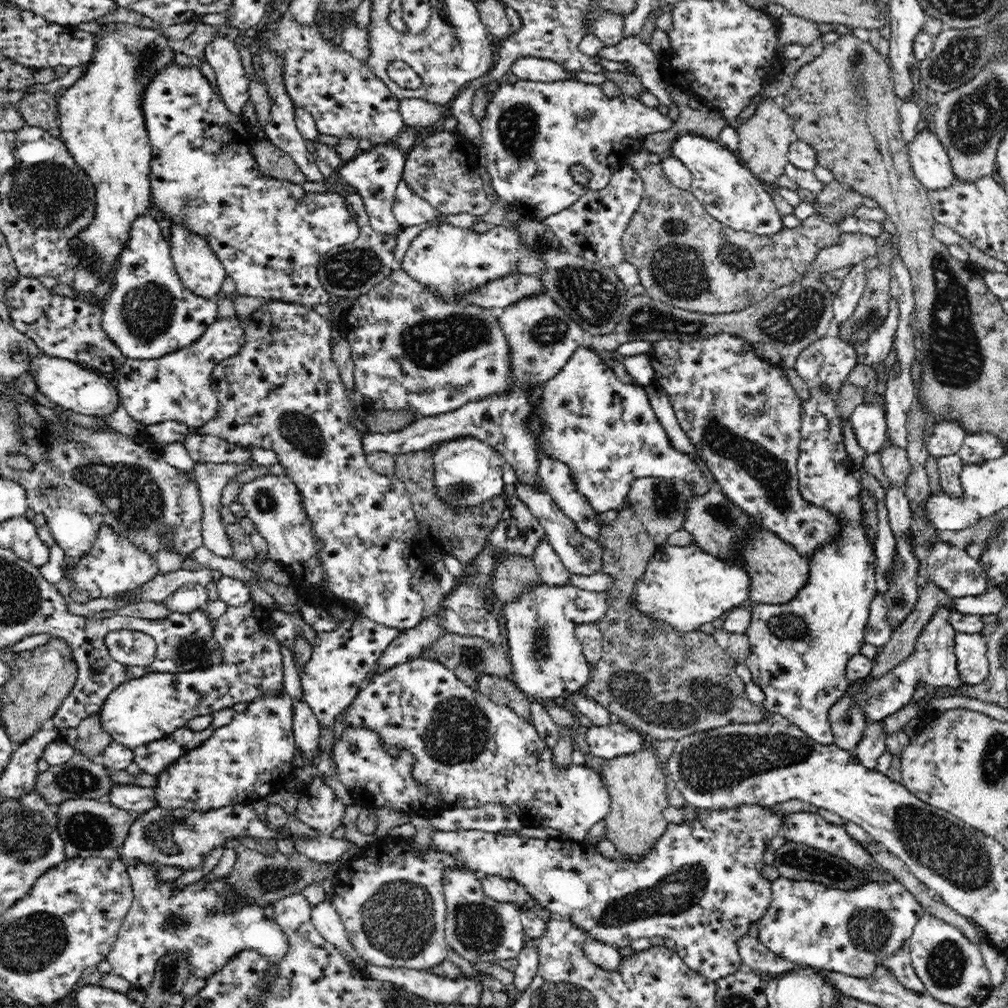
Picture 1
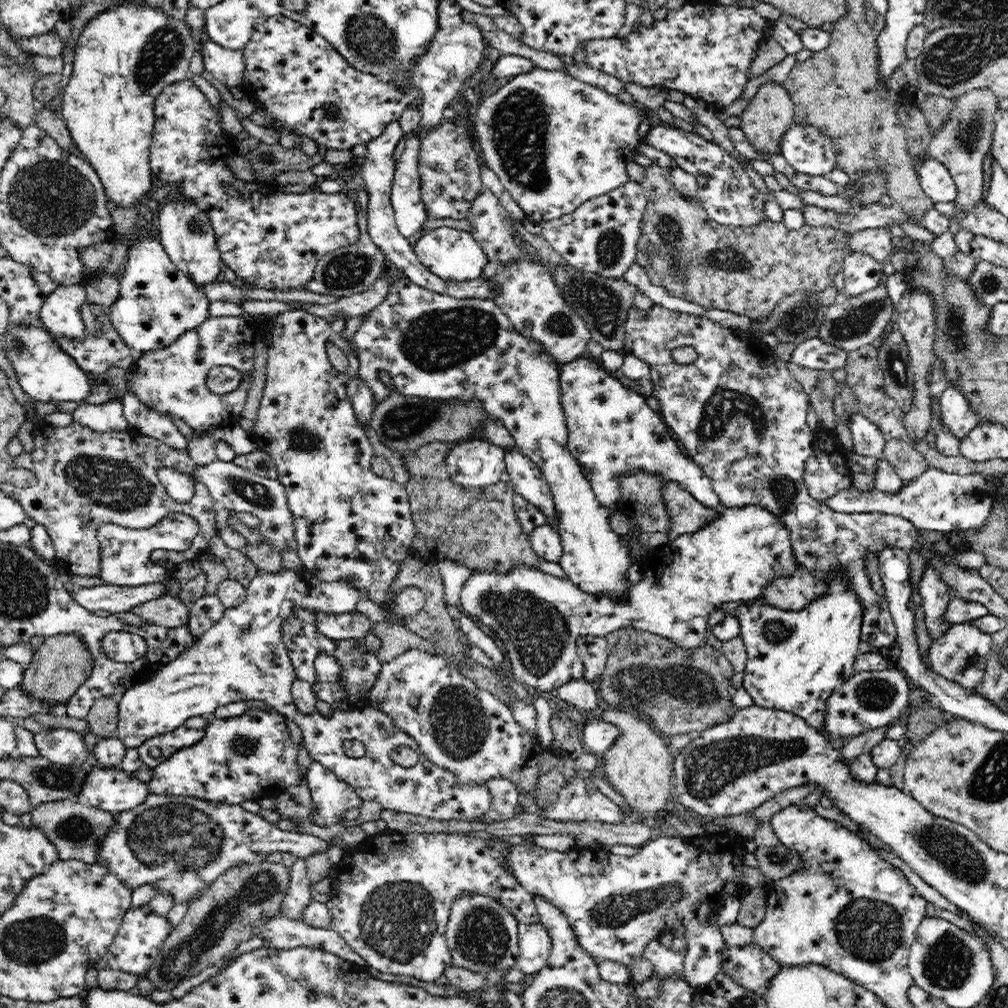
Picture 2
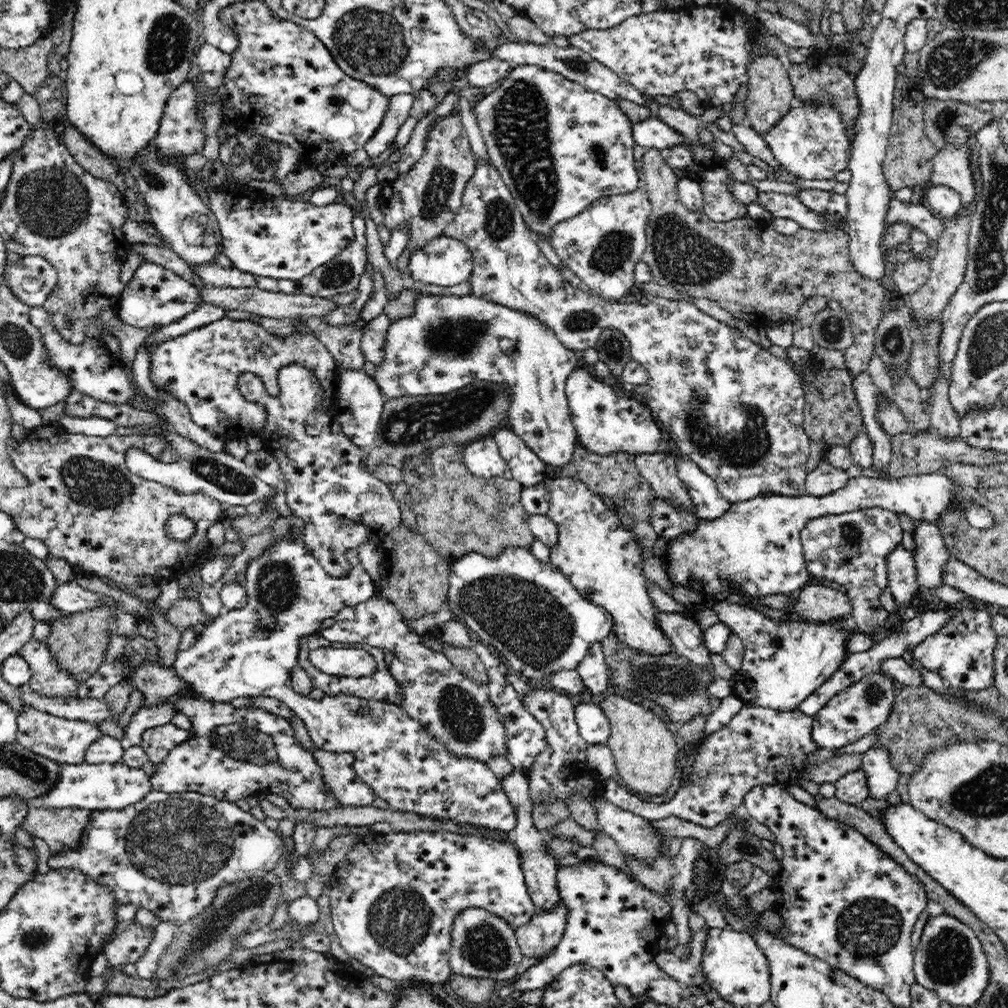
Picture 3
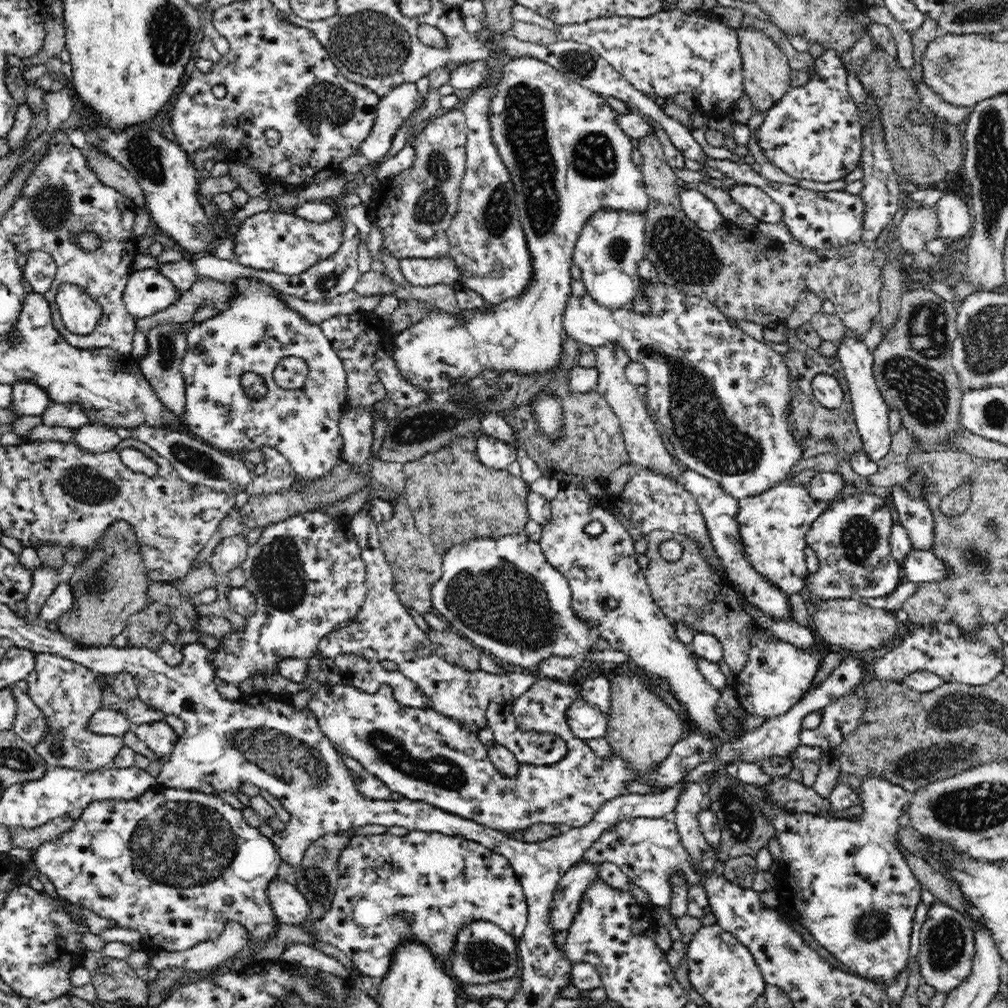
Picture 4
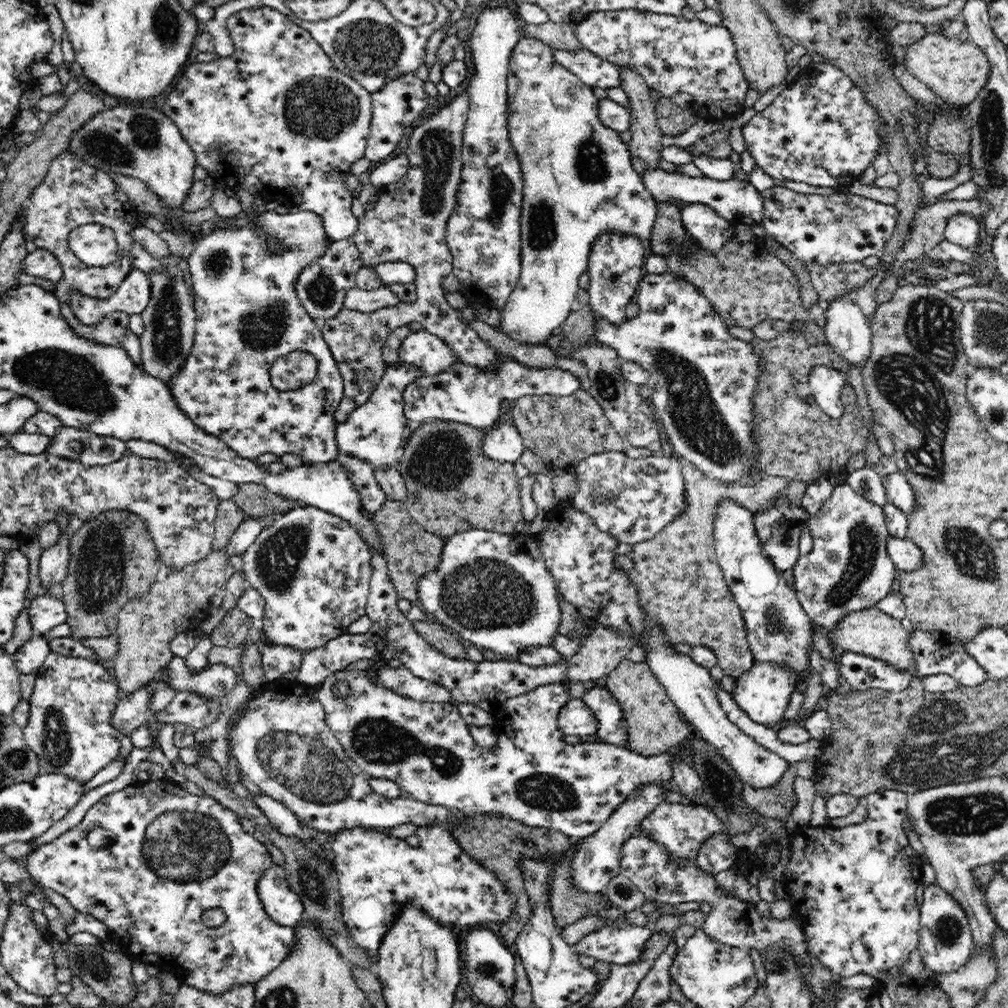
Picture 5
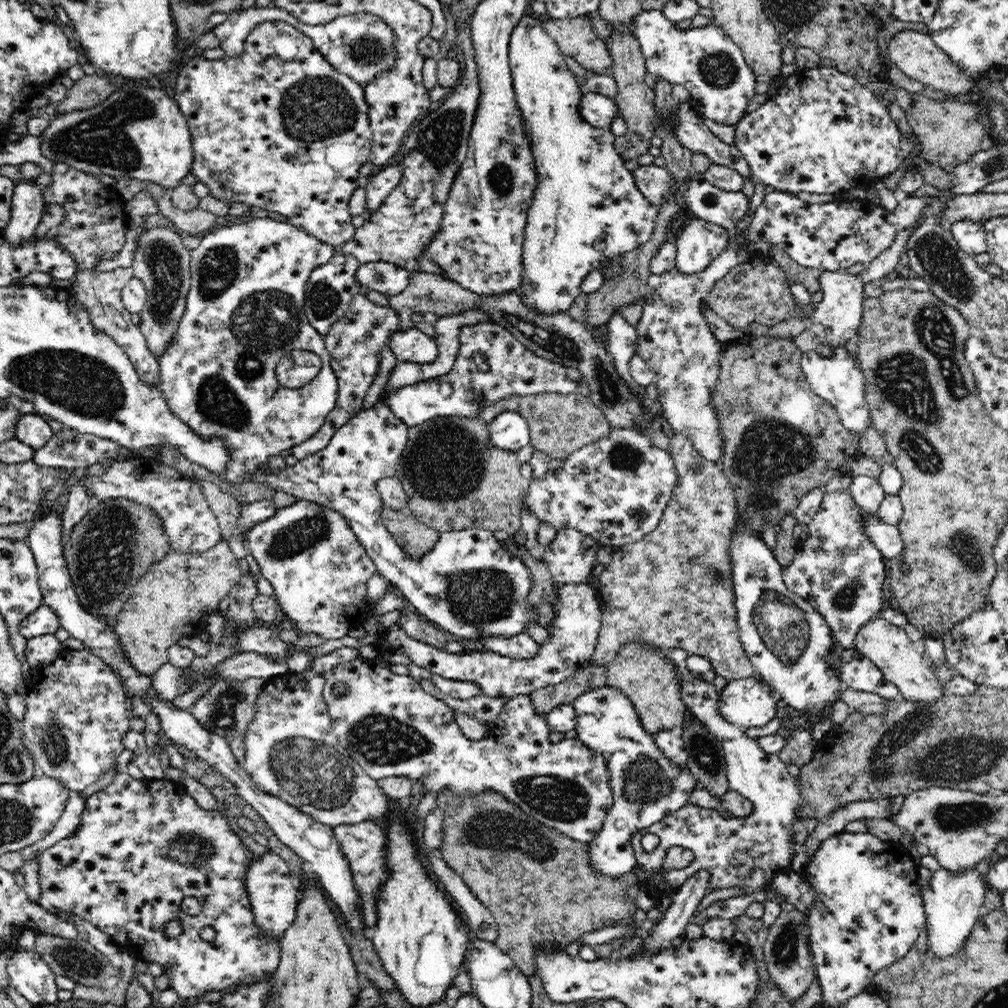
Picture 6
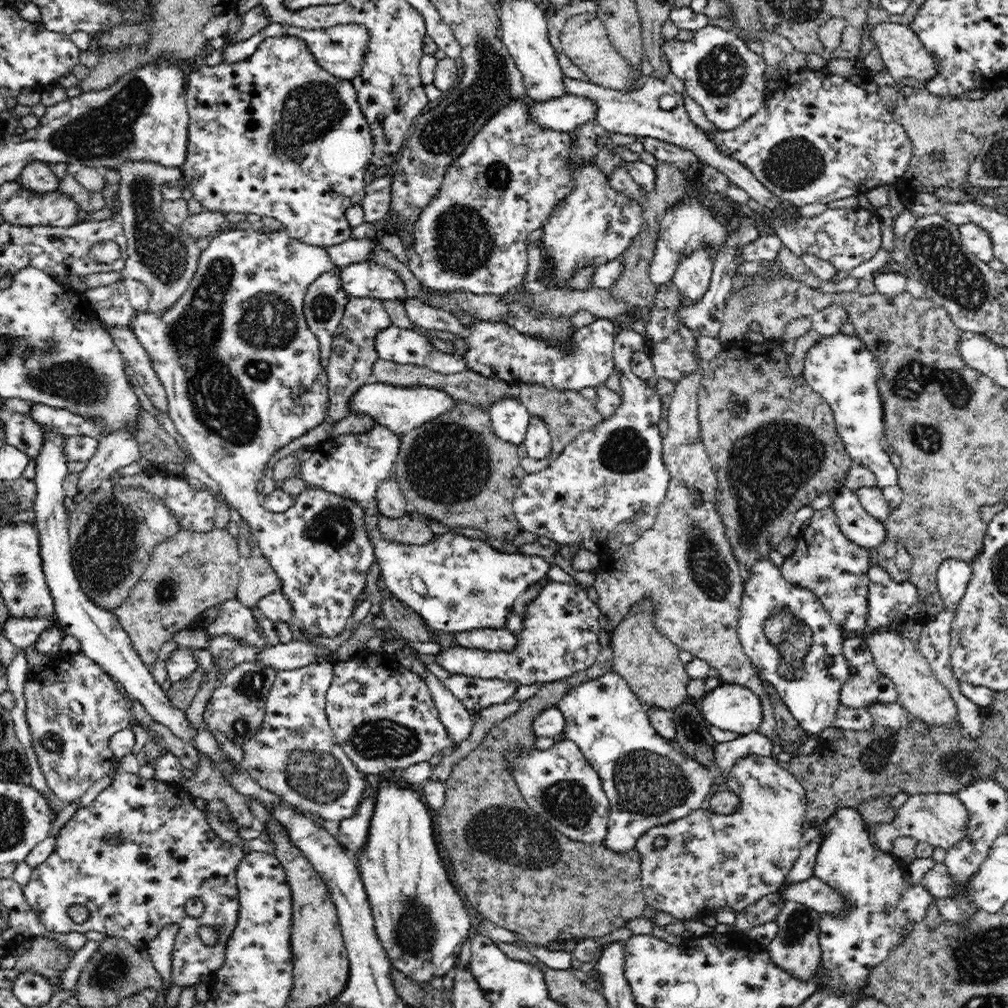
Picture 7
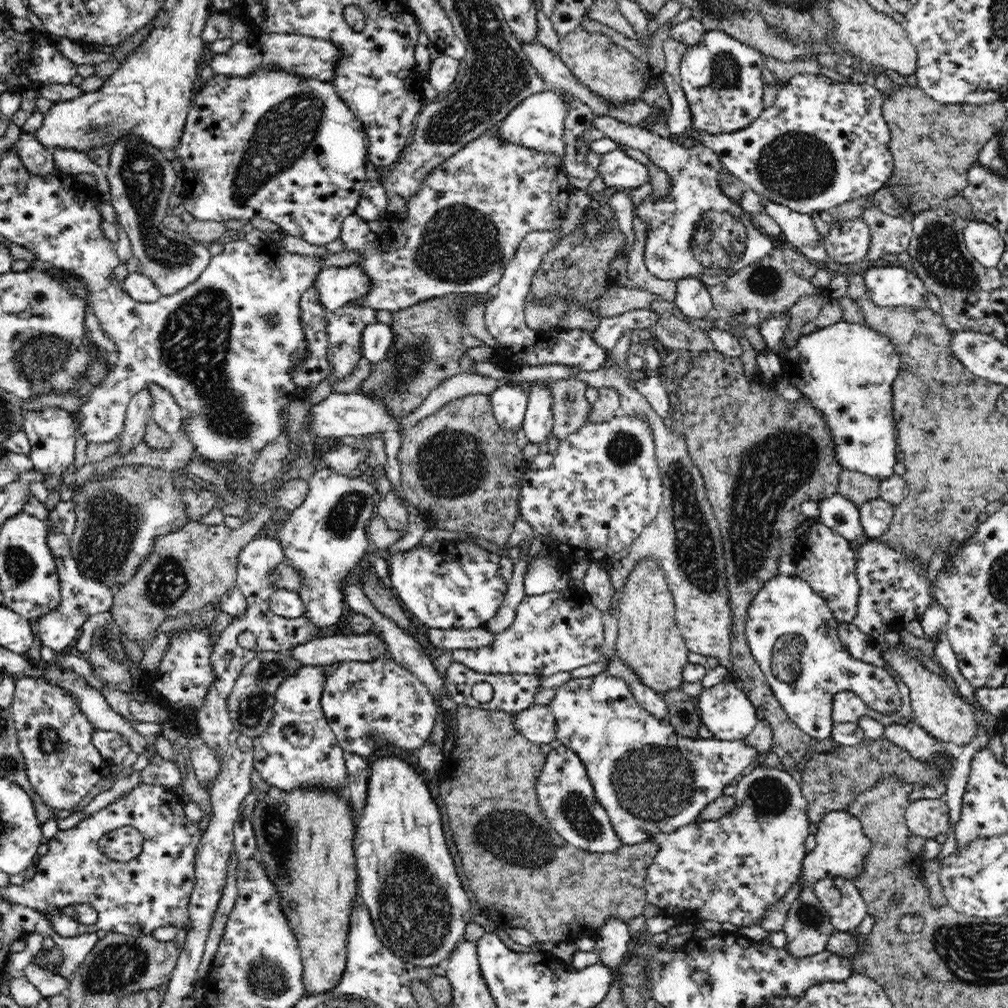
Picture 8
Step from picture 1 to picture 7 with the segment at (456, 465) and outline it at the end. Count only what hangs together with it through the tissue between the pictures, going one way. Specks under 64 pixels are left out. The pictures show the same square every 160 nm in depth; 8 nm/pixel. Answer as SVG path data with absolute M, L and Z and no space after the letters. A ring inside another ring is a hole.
M504 397L487 408L494 434L511 445L522 444L529 428L528 409L514 399Z

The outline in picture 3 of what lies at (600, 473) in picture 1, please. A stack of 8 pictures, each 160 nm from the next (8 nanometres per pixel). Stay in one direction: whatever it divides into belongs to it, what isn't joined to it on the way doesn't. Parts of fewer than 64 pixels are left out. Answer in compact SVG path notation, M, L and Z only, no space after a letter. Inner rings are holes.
M583 367L572 371L565 387L577 441L590 452L598 456L622 452L632 458L642 453L669 453L666 435L645 403L624 395L607 379L596 379ZM681 456L672 457L678 467L678 477L686 485L699 519L716 520L728 512L731 502L718 492L713 478L710 478L695 462Z

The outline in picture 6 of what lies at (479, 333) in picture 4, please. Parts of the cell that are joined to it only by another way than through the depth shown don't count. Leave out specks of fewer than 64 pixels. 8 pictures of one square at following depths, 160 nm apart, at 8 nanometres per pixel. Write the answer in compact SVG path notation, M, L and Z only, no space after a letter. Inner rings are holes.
M525 14L509 40L509 59L511 76L513 77L513 86L515 90L515 98L518 104L520 114L522 114L522 124L524 130L527 130L528 147L531 148L531 156L534 156L535 166L535 188L534 196L532 196L530 209L527 210L526 228L523 233L522 242L522 282L518 288L520 299L526 303L526 308L534 309L536 313L544 313L553 315L556 313L568 312L570 306L574 304L576 297L581 293L581 284L585 276L590 272L602 266L602 262L607 259L616 258L623 254L629 253L631 250L637 249L641 244L649 240L657 225L658 207L652 205L649 200L638 190L633 174L624 167L626 159L617 153L615 146L615 135L608 128L597 128L582 119L581 100L583 92L577 78L568 70L568 66L564 62L565 55L562 54L560 47L554 42L554 39L544 31L542 20L537 16ZM402 329L389 336L390 350L398 362L412 362L416 365L434 362L438 357L436 340L420 330Z

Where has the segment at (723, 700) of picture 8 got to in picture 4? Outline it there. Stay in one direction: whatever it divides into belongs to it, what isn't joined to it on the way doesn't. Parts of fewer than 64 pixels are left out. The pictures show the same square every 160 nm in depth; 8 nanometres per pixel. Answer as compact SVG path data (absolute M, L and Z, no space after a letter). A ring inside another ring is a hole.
M752 622L748 658L732 685L741 707L747 714L758 714L766 719L788 712L810 690L829 648L817 638L812 648L794 646L774 635L766 635L766 631Z

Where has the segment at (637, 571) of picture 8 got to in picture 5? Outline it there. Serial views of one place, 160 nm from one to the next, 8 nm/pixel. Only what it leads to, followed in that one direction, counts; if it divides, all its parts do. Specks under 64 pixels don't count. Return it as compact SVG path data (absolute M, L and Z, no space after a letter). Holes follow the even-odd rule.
M625 658L601 683L622 707L622 725L626 725L626 748L631 751L647 757L659 755L685 744L691 736L688 722L672 703L645 660L633 662Z

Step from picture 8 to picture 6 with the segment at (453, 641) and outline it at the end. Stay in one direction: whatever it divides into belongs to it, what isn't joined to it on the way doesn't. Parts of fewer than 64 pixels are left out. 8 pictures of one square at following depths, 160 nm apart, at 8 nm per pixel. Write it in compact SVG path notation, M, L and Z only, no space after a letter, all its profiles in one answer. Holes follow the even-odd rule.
M526 633L516 634L510 638L499 637L498 635L484 637L480 641L490 651L518 660L536 656L539 649L539 643Z

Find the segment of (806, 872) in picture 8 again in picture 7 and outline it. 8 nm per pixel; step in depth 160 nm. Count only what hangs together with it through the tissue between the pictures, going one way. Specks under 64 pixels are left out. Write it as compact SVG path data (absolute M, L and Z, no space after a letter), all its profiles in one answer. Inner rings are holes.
M841 808L835 810L820 826L820 832L824 835L821 845L816 855L813 876L826 882L830 888L840 891L842 897L848 903L848 910L844 916L835 914L820 913L818 920L818 940L820 941L822 980L818 982L820 989L828 992L838 993L858 993L866 989L867 978L876 966L880 965L890 953L896 952L906 936L908 920L920 922L924 920L926 909L930 906L933 896L926 887L920 884L907 884L904 873L908 864L900 862L893 853L888 854L873 847L869 832L862 825L863 818L856 808Z

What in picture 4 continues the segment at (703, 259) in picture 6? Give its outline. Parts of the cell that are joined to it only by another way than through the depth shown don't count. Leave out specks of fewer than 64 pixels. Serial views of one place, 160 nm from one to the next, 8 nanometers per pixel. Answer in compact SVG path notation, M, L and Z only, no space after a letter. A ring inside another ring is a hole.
M683 186L680 191L682 211L702 230L716 230L725 219L712 200L700 193L695 186Z

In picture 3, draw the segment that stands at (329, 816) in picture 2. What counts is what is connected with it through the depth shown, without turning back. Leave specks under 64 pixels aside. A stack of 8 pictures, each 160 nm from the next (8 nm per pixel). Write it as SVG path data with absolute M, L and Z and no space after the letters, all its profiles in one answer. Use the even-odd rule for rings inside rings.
M315 749L314 760L322 769L322 789L334 796L340 806L370 806L374 792L352 768L352 752L335 753Z

